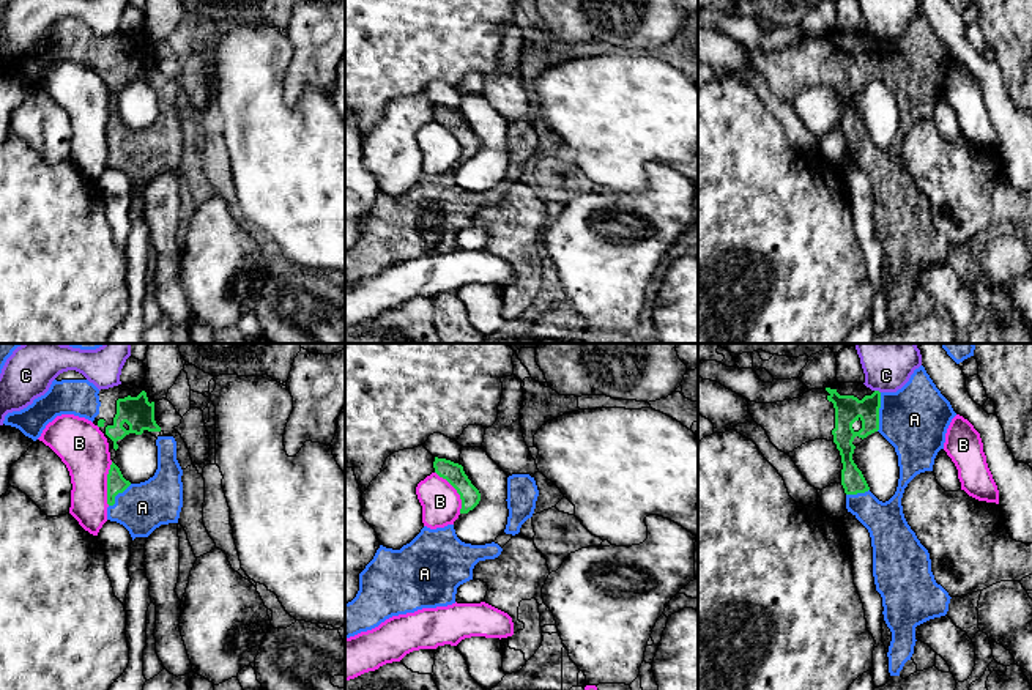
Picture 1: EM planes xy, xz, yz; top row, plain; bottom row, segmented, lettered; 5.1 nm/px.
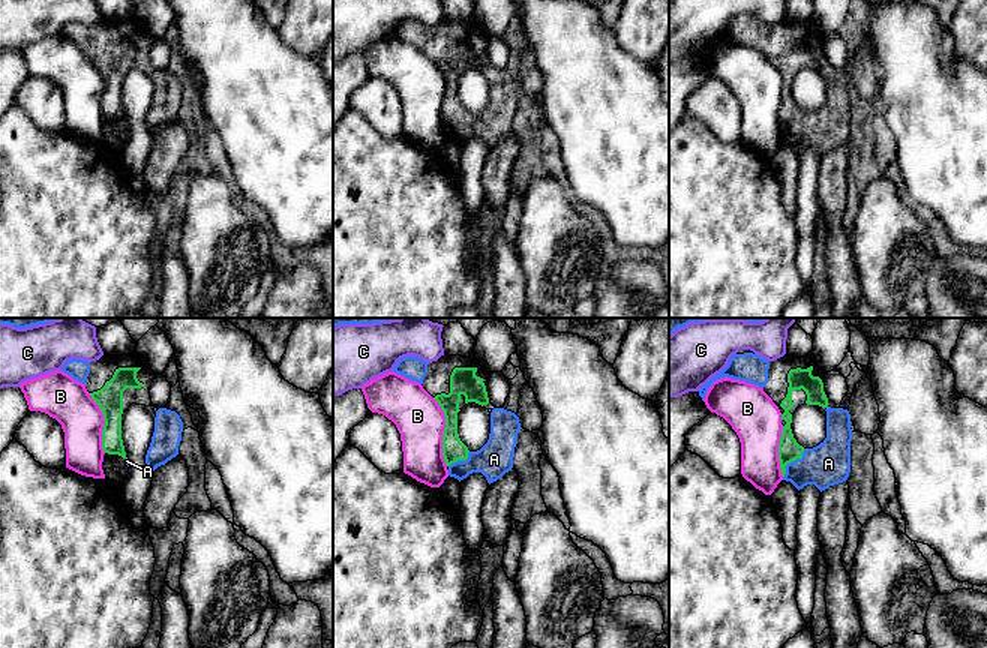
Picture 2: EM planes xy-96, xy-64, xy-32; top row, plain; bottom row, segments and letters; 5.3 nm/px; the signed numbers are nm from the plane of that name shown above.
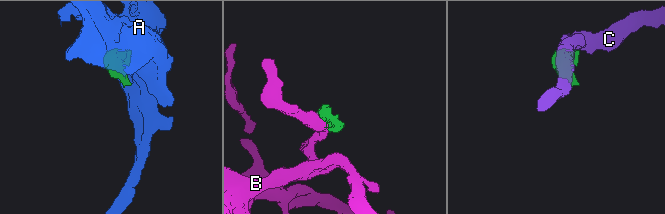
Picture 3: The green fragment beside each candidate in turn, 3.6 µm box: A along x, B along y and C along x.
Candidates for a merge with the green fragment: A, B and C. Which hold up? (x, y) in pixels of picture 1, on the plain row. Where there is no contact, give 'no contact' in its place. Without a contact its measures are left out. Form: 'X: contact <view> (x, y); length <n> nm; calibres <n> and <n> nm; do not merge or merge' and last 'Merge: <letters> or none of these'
A: contact yz (878, 59); length 200 nm; calibres 140 and 340 nm; merge
B: contact xz (457, 139); length 260 nm; calibres 100 and 200 nm; do not merge
C: contact yz (878, 38); length 40 nm; calibres 140 and 200 nm; do not merge
Merge: A

